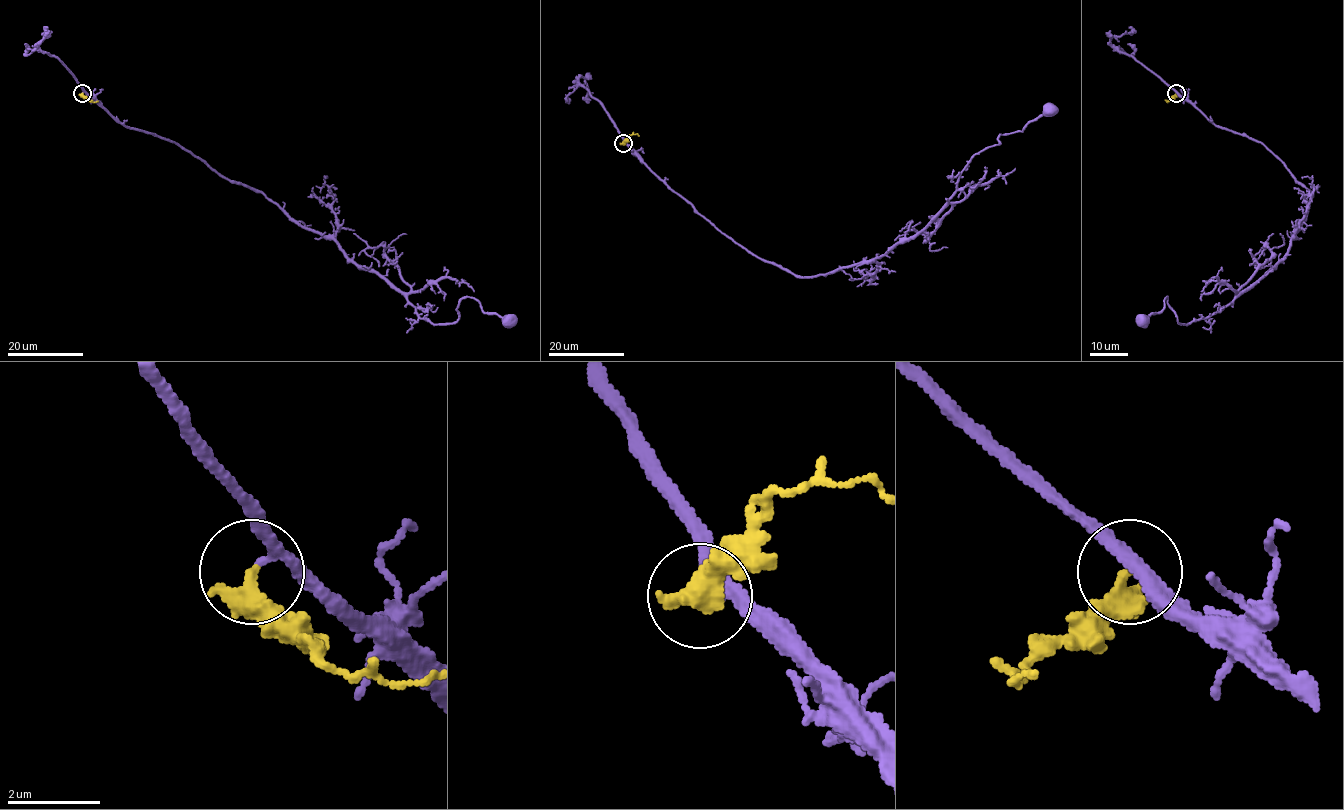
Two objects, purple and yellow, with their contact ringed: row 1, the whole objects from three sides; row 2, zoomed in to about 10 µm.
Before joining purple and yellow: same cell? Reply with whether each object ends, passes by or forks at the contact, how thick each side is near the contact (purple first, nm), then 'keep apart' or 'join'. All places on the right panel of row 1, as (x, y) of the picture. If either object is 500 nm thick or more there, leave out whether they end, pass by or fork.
purple passes by | yellow ends | 190/460 nm | join

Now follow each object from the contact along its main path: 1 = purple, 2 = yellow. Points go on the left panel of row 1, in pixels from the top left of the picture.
1: (82, 93), (125, 126), (172, 140), (330, 236), (422, 318), (453, 323), (466, 296), (511, 319)
2: (82, 93), (89, 100), (97, 101)

